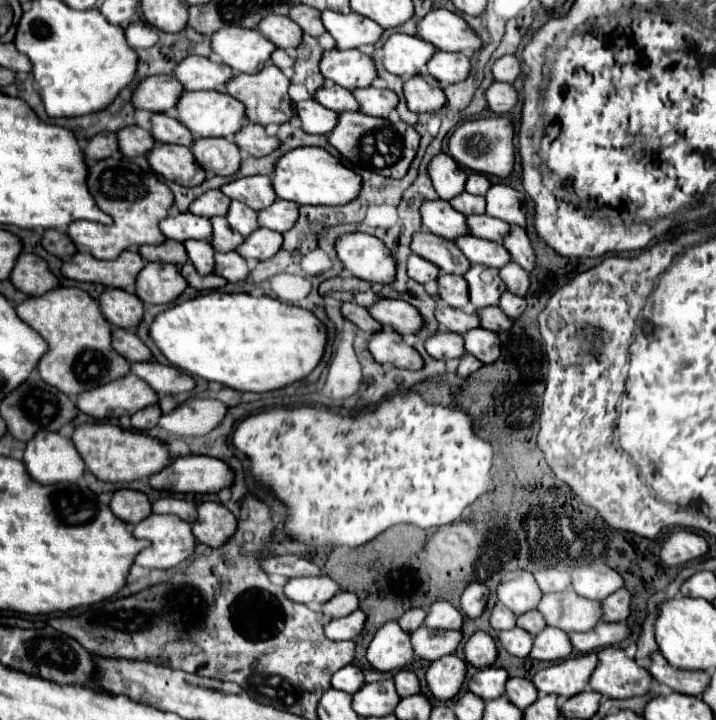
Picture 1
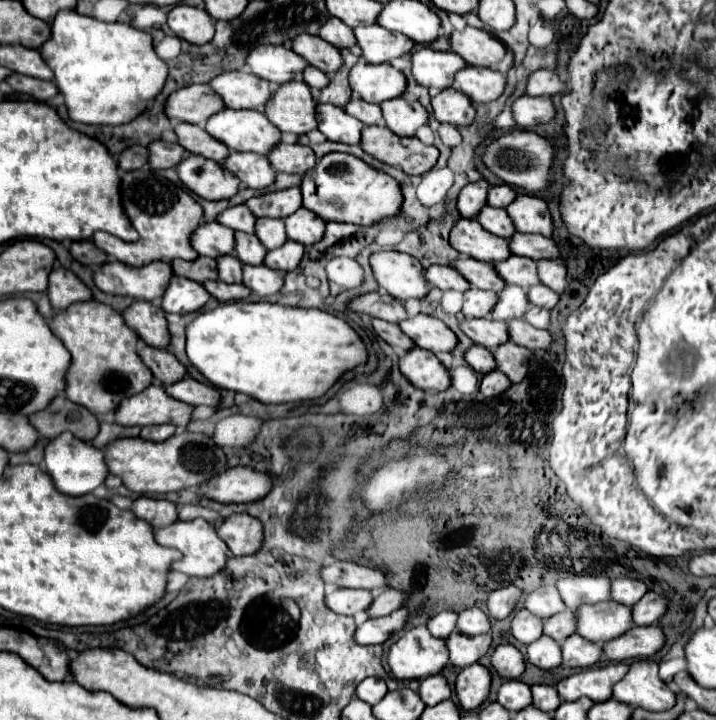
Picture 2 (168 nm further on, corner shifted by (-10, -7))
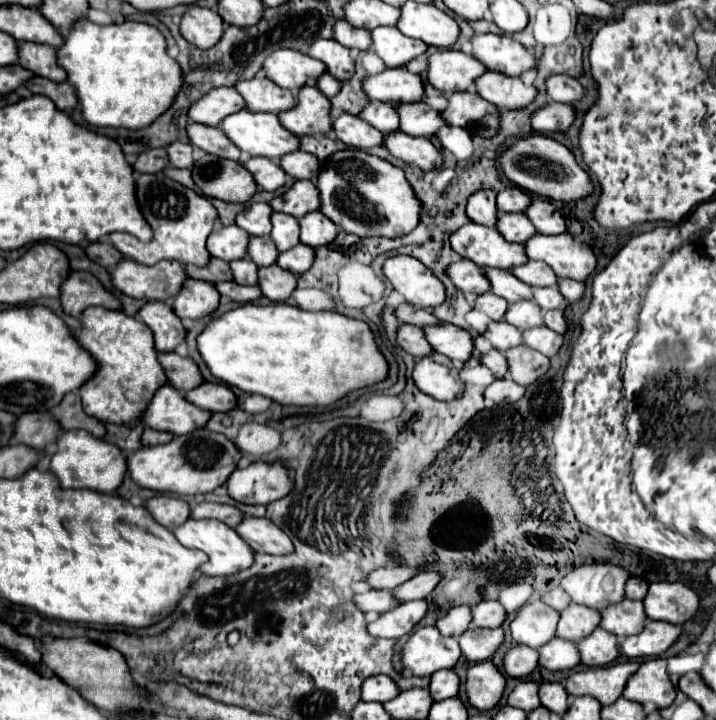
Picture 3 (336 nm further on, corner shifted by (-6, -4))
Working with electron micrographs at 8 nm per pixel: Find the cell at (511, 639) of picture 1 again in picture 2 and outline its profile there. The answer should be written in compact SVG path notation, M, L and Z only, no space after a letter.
M542 636L542 640L532 642L526 648L526 656L534 666L538 666L542 670L552 670L552 668L558 668L562 664L560 646L556 640L550 640L548 636Z

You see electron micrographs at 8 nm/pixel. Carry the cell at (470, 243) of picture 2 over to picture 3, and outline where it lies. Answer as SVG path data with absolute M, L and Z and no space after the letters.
M466 223L450 235L450 245L462 257L474 261L478 267L502 267L522 265L528 261L520 243L506 241L494 227L478 223Z

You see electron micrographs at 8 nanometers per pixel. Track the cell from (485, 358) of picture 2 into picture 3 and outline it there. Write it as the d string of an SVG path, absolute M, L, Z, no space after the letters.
M490 349L488 353L480 355L480 363L486 365L486 367L494 373L494 377L504 377L506 371L508 371L508 369L506 369L504 353L500 353L500 351L496 351L496 349Z

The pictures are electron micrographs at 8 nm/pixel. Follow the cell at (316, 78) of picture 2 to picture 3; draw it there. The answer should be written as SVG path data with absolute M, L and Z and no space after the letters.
M322 73L322 77L318 77L318 81L316 81L316 87L318 87L326 97L332 97L334 93L338 93L338 79L330 77L328 73Z

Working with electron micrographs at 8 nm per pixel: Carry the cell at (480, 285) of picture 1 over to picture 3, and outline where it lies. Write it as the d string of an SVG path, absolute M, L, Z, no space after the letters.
M528 299L508 305L508 311L504 313L504 321L518 327L520 331L528 329L532 325L544 325L542 309L538 305L534 305L534 301L528 301Z

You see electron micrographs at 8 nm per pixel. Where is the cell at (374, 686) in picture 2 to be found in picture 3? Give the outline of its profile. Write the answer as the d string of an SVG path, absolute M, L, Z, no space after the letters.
M372 675L362 683L362 701L384 703L398 695L396 683L388 675Z

